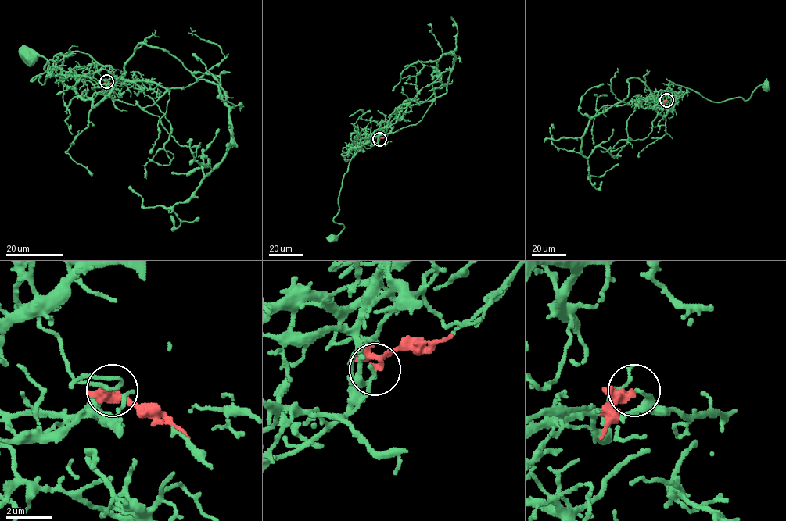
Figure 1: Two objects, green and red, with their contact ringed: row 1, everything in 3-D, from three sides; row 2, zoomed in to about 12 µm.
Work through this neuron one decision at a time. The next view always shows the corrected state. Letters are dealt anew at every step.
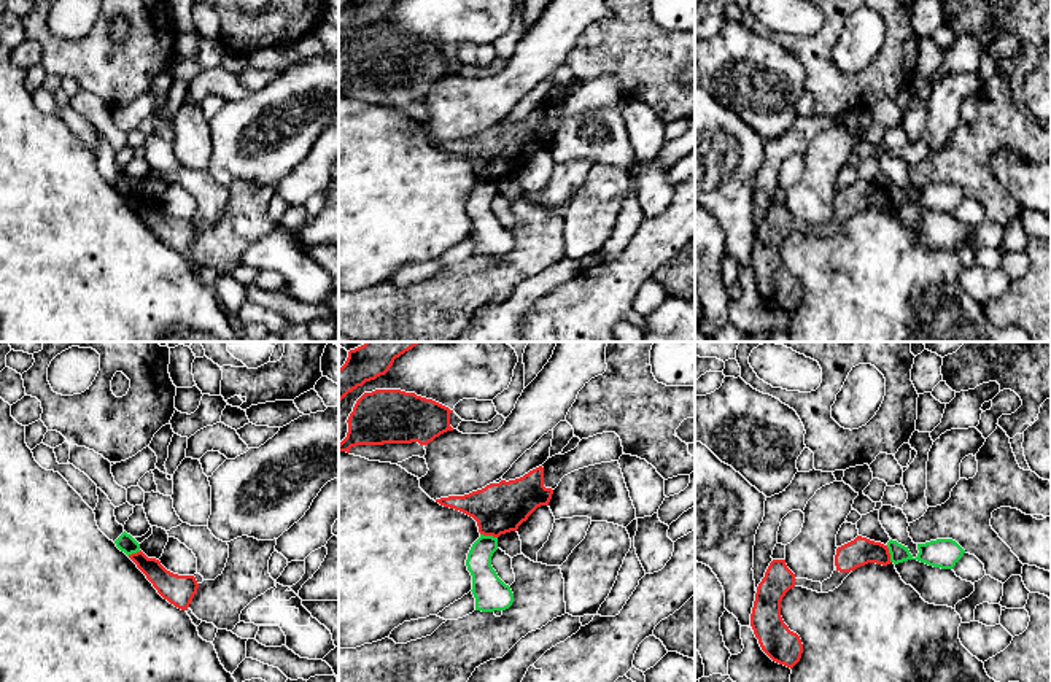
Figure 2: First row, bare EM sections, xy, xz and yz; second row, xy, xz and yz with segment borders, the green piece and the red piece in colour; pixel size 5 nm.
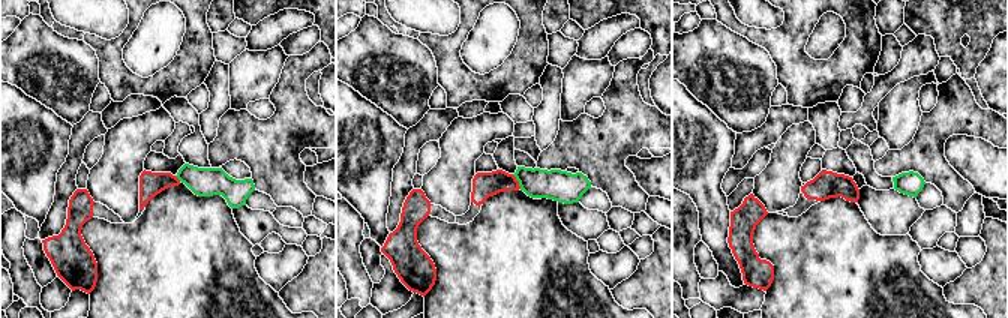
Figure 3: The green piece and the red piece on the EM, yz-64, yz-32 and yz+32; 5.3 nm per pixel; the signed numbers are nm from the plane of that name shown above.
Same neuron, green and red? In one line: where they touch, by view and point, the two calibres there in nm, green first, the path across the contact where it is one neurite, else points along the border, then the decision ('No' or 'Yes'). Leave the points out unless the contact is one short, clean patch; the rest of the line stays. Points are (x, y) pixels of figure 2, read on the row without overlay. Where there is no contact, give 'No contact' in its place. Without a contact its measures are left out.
Touches green at xz (488, 180). Thickness 150 nm (green) against 260 nm. Boundary: xz (480, 177), (496, 182). No

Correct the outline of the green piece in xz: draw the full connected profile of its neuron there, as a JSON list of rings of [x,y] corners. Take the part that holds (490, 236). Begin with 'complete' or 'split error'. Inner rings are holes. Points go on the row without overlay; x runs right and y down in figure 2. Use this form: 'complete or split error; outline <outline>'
complete; outline [[[483,180],[472,188],[466,210],[472,219],[472,238],[475,254],[494,256],[506,254],[514,246],[514,237],[491,210],[491,200],[498,194],[498,181]]]

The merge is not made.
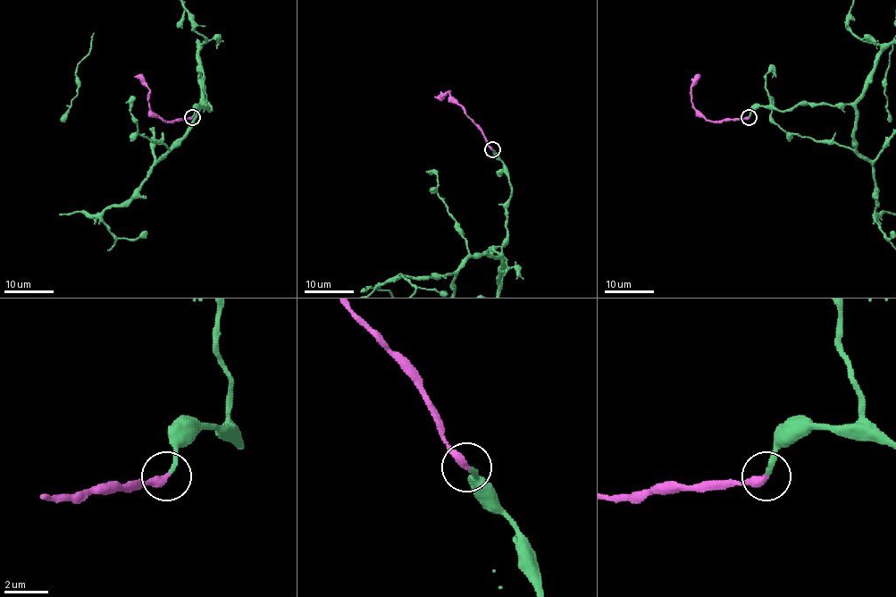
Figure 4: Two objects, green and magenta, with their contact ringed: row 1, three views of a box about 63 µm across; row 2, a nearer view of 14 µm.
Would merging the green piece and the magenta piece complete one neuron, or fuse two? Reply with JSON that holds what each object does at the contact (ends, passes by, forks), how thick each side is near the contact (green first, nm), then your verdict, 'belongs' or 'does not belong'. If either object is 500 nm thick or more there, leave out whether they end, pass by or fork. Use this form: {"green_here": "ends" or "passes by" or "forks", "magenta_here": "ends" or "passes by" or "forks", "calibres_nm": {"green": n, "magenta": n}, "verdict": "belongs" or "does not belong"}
{"green_here": "ends", "magenta_here": "ends", "calibres_nm": {"green": 240, "magenta": 360}, "verdict": "belongs"}

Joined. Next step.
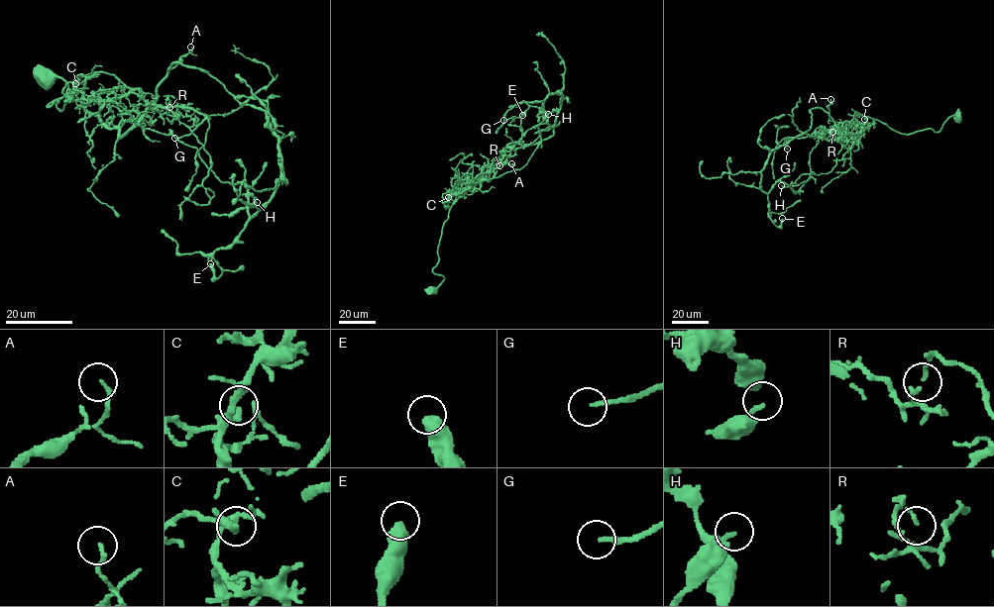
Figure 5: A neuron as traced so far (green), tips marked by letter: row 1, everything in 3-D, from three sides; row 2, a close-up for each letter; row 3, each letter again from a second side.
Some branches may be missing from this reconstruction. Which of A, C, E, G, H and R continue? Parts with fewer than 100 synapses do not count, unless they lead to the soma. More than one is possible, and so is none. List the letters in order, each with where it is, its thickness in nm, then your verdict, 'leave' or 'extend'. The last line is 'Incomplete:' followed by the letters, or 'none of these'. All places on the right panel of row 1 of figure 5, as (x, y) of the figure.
A: (830, 99) | 150 nm | leave
C: (864, 119) | 240 nm | leave
E: (782, 218) | 500 nm | leave
G: (787, 149) | 170 nm | leave
H: (781, 185) | 170 nm | leave
R: (832, 132) | 90 nm | leave
Incomplete: none of these

